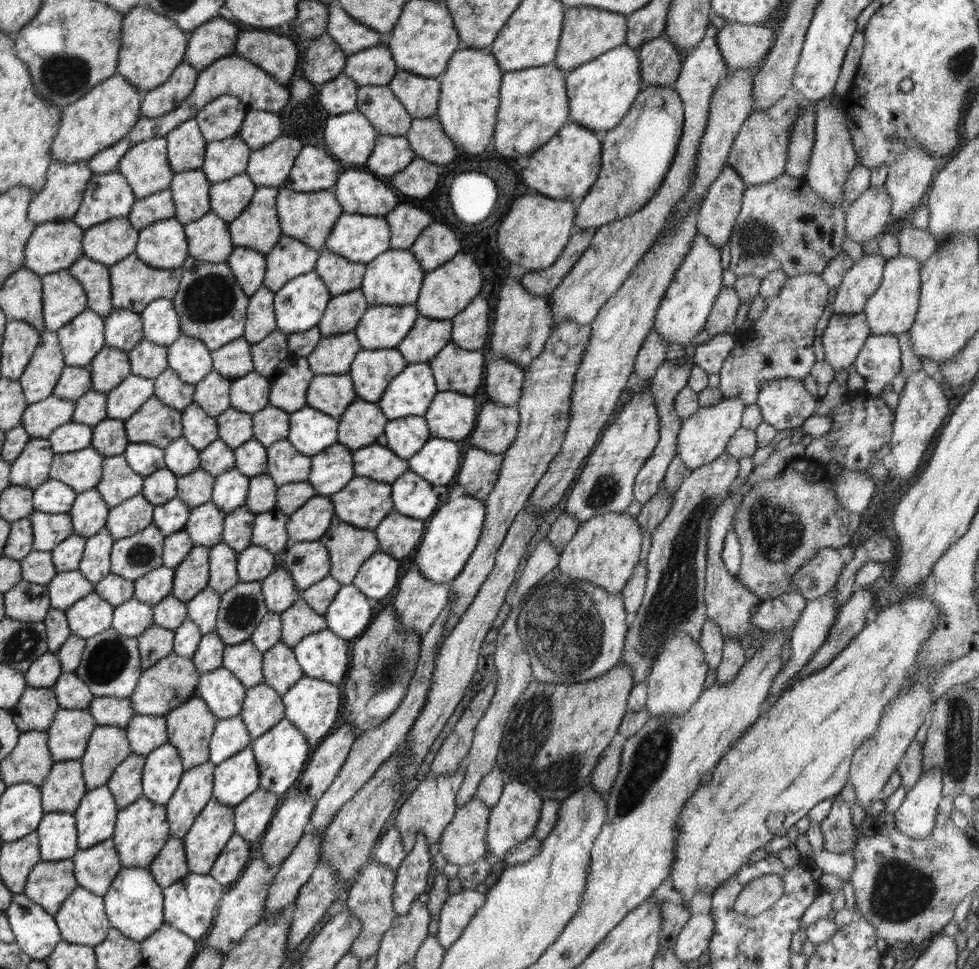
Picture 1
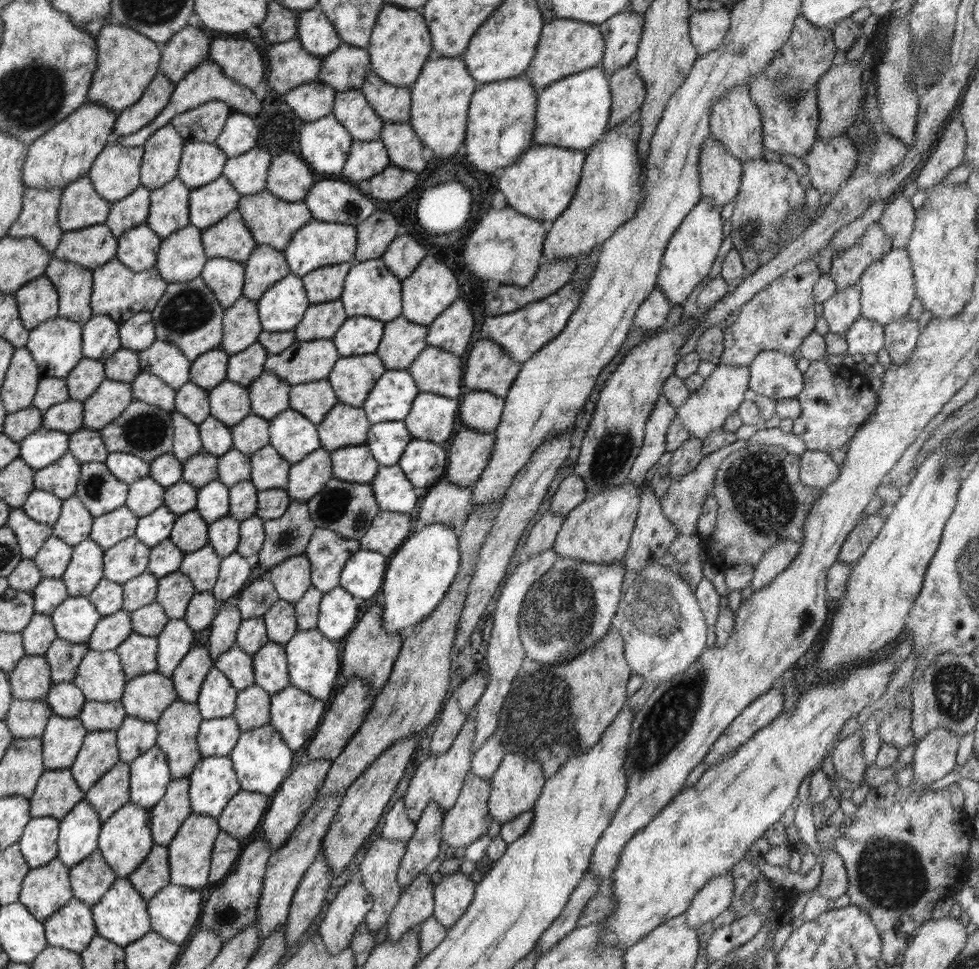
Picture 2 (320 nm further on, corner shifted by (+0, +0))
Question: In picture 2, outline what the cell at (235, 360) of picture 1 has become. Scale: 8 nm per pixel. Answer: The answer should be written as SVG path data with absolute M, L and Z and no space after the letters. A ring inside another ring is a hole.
M222 348L209 350L191 362L189 381L209 390L226 378L229 354Z

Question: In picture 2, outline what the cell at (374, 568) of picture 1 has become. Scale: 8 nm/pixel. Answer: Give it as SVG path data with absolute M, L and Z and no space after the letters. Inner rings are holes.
M361 548L344 563L339 585L353 597L372 598L383 585L387 561L383 554Z

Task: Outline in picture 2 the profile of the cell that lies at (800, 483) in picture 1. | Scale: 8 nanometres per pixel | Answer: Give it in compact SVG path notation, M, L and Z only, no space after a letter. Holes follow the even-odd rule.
M764 444L739 449L724 457L715 474L713 488L718 512L716 526L712 536L701 544L706 564L716 569L725 570L735 564L755 566L760 562L765 550L777 542L801 542L806 517L822 490L806 486L799 477L799 456L789 453L780 446L764 446Z

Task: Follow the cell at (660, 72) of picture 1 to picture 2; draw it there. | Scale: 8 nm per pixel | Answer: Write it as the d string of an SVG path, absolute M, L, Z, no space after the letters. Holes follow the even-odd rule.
M634 64L608 76L612 104L606 131L624 123L632 113L638 112L644 102L645 86Z

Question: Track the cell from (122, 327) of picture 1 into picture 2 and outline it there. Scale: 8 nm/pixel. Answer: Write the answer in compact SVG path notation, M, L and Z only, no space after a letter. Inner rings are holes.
M92 315L83 324L82 354L84 358L99 360L109 357L121 347L119 325L110 317Z

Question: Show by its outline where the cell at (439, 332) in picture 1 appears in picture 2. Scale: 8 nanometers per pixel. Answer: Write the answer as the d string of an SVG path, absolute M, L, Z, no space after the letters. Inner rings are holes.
M397 316L385 323L376 353L388 370L407 369L428 345L427 334L428 326Z

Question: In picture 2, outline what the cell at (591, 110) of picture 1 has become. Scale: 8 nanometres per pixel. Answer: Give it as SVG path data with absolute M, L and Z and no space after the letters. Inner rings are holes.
M601 65L571 74L540 90L537 96L537 113L533 142L544 146L561 146L584 152L601 138L608 124L612 95L608 75Z

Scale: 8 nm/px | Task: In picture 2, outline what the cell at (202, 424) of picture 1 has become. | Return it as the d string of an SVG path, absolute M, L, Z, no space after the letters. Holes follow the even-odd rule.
M174 410L170 415L174 428L172 453L183 463L202 449L200 430L181 412Z

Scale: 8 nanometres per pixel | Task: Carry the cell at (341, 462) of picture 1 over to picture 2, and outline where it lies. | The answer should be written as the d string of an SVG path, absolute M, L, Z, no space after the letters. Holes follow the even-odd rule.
M322 447L291 465L285 491L293 500L311 499L333 477L332 459Z

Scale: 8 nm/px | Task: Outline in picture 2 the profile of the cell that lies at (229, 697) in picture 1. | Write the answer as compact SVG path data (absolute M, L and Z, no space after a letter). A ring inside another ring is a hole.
M215 667L208 672L201 686L197 706L202 718L230 717L235 710L237 691L220 670Z

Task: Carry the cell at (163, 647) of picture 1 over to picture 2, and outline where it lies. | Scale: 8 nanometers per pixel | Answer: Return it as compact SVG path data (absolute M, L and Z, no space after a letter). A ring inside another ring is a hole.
M132 633L116 650L127 681L157 671L158 637Z

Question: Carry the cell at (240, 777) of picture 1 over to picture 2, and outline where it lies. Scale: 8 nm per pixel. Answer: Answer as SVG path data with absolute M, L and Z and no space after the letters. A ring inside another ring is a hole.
M229 756L202 757L188 778L192 812L216 819L241 789Z

